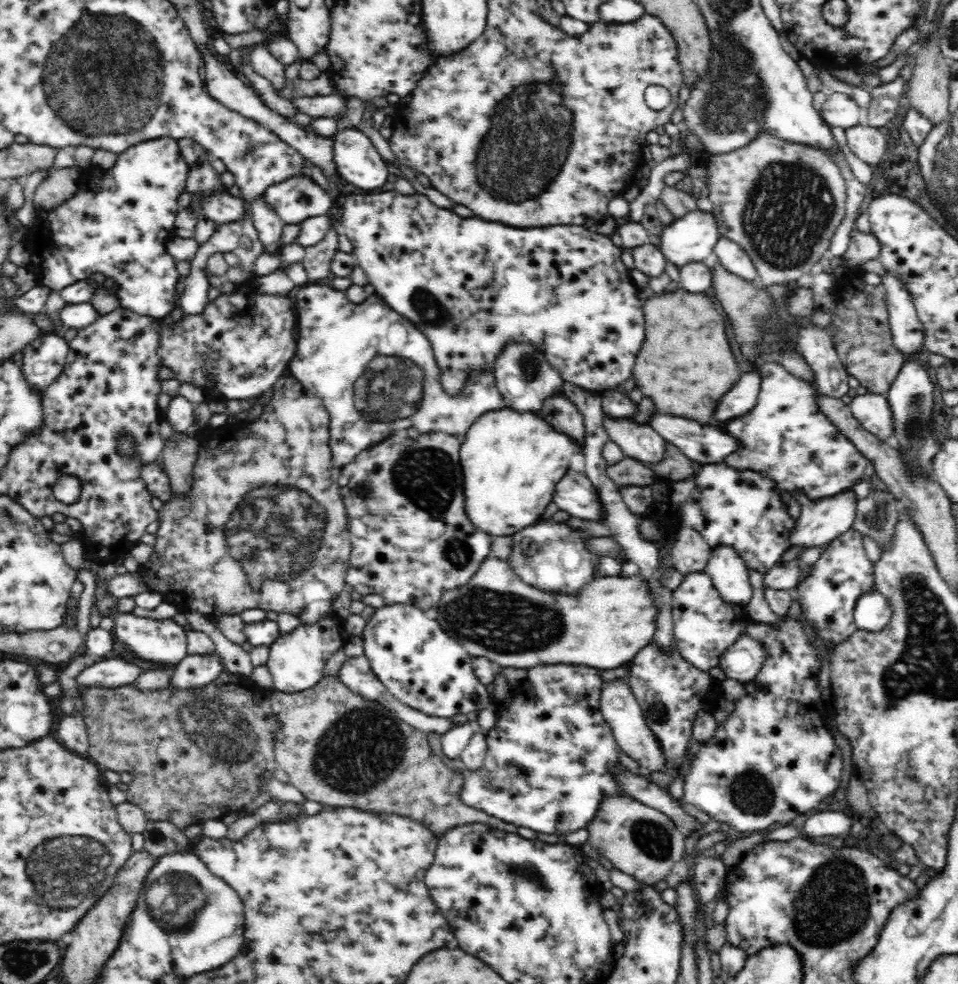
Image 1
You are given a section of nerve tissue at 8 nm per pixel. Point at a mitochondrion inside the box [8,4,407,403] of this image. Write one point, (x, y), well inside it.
(108, 69)

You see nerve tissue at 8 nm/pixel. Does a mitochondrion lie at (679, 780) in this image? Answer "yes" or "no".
no

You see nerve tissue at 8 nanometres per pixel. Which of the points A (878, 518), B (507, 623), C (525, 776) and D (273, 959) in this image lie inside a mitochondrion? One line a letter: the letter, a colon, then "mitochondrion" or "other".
A: mitochondrion
B: mitochondrion
C: other
D: other

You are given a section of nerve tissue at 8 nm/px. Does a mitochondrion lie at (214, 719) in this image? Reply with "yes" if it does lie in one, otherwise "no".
yes

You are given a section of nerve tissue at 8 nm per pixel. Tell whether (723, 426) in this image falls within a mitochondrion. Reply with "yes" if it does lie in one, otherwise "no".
no

